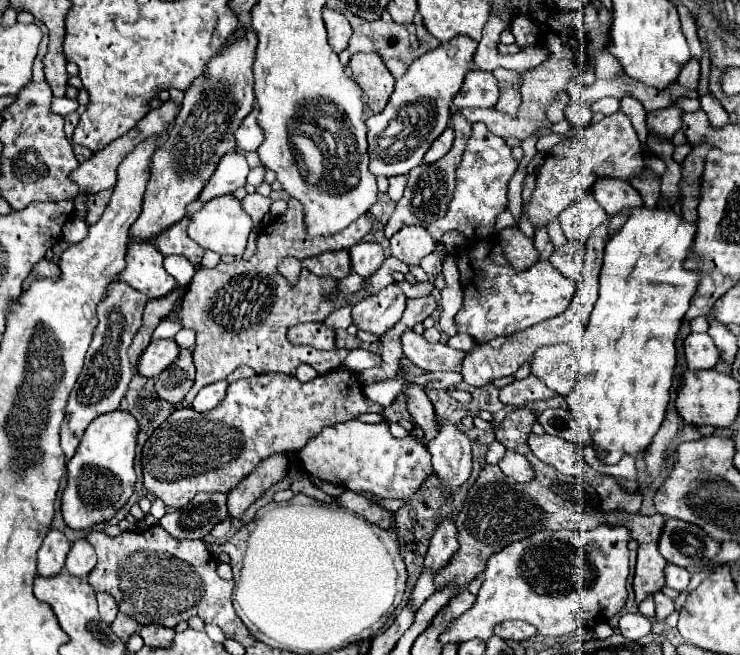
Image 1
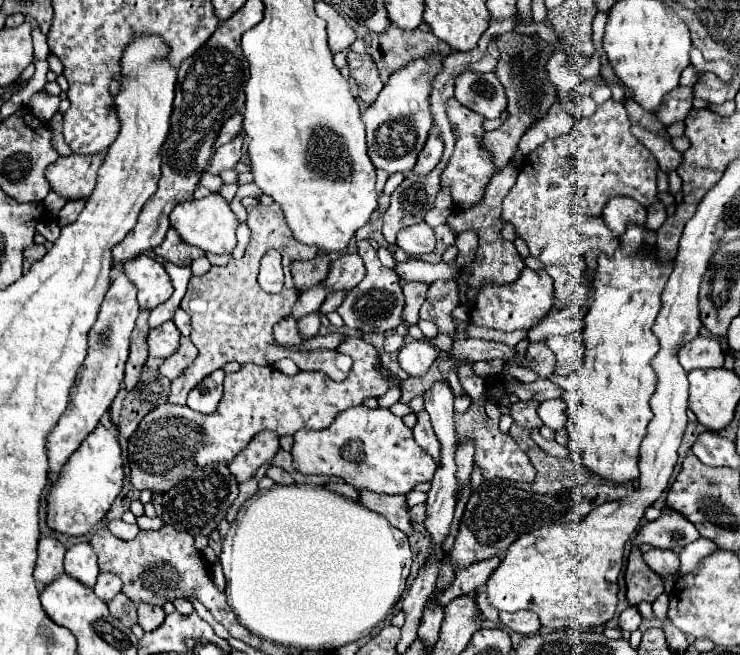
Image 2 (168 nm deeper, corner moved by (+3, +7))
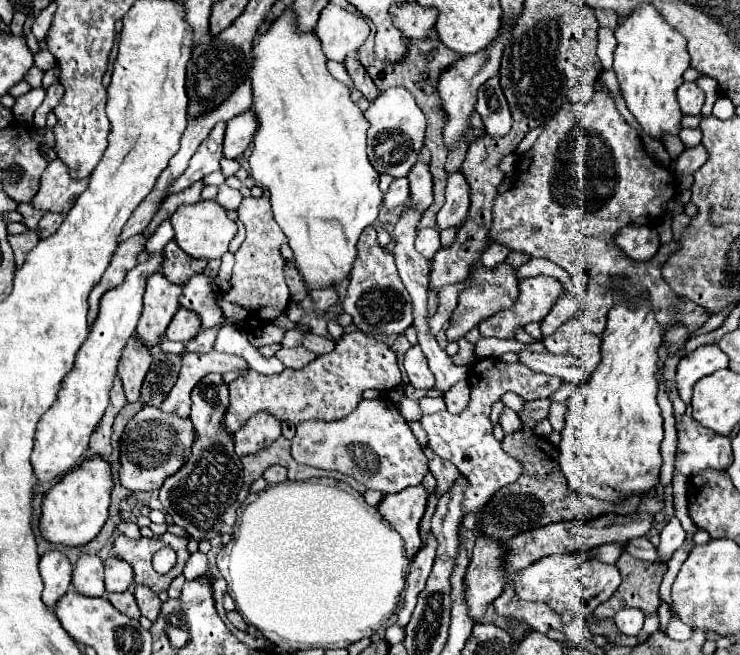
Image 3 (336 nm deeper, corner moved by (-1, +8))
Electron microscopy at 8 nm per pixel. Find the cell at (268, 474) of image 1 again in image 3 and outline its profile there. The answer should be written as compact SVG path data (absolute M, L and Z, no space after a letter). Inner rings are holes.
M269 412L253 414L237 432L235 432L235 454L255 454L281 436L281 422Z

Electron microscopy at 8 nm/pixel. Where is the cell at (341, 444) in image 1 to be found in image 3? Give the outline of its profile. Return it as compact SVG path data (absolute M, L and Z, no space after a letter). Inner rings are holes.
M363 398L355 412L341 420L301 422L297 426L295 438L291 440L291 456L305 466L337 470L341 474L353 476L369 490L379 490L383 494L395 494L407 486L421 484L429 470L427 456L415 440L409 424L405 418L401 418L401 414L397 414L395 402L387 398Z

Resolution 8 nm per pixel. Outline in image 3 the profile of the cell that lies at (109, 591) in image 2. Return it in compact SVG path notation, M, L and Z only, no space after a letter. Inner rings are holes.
M107 558L103 564L105 564L105 588L107 588L107 592L123 592L133 584L133 570L125 560Z

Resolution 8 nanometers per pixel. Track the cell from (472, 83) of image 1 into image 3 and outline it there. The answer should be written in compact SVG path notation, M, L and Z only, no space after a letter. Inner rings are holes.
M497 76L481 84L475 110L481 114L487 136L503 138L509 134L513 120L511 120L511 112L509 112L509 106L507 106L507 100L503 96Z

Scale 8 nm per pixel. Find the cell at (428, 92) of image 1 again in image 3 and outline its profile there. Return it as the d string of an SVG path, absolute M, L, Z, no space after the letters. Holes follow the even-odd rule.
M401 86L389 88L371 102L371 106L363 112L363 116L369 122L367 156L371 166L379 174L389 174L393 178L407 176L411 166L417 162L425 136L425 116L419 110L415 98Z

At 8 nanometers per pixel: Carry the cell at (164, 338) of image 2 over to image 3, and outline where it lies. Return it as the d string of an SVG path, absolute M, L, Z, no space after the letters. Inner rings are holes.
M179 308L171 320L171 324L167 326L165 336L169 340L179 340L179 342L189 342L193 336L197 336L201 328L201 318L189 310L189 308Z

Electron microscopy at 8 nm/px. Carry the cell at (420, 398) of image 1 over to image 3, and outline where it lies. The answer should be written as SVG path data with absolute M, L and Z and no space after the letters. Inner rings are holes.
M425 448L425 456L429 458L429 470L433 472L433 476L435 476L435 480L437 480L435 494L441 496L441 494L445 494L445 492L457 482L457 478L459 478L461 474L459 474L459 470L457 470L453 464L443 462L441 458L437 458L437 456L433 454L433 450Z

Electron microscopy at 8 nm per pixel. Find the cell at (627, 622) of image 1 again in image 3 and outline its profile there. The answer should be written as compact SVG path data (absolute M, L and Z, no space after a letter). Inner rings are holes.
M631 608L621 610L613 618L615 626L627 636L639 636L639 632L643 628L643 620L645 620L645 614L641 614L641 610L631 610Z

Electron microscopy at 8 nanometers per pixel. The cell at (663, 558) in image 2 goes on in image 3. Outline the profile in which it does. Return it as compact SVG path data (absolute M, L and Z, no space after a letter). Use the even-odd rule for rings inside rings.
M639 536L639 538L627 540L625 542L625 552L629 552L631 556L635 556L639 560L645 560L645 562L659 562L657 548L649 542L647 536Z

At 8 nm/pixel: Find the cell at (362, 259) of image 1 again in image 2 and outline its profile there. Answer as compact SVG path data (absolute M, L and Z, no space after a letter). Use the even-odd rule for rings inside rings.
M345 251L331 263L329 277L325 279L331 289L353 289L365 277L365 265L359 253Z

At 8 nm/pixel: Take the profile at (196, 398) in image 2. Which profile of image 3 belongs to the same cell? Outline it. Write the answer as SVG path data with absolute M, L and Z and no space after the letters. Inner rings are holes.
M207 374L191 392L191 422L193 432L197 434L191 456L187 464L169 476L161 490L159 500L163 504L163 512L173 518L173 522L187 530L187 534L195 540L211 540L221 532L221 516L227 510L241 490L241 460L233 450L233 434L225 430L223 418L229 408L229 392L221 374Z

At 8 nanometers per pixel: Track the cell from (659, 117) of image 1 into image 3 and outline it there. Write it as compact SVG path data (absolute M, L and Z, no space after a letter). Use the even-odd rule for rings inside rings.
M683 82L677 88L677 100L679 100L679 106L681 106L683 114L697 116L701 112L703 102L705 102L705 94L695 82Z

